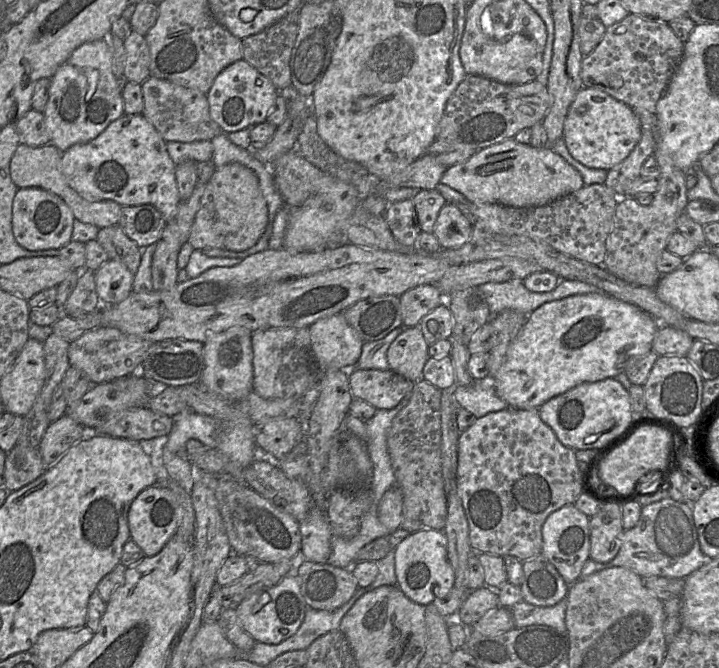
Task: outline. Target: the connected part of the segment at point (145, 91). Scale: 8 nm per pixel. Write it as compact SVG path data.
M149 76L141 84L141 88L142 115L151 122L165 141L212 140L223 133L221 127L210 116L207 94L153 76Z

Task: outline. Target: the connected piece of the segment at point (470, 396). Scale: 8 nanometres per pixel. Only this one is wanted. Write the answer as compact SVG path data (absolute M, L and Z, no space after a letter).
M494 378L474 379L471 385L458 385L454 396L459 406L471 412L477 419L491 412L497 412L508 407L496 393Z

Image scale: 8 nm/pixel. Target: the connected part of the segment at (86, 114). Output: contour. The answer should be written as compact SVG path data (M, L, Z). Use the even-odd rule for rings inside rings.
M108 38L77 47L50 78L49 97L43 111L50 144L61 152L96 138L112 121L124 114L122 81L112 72Z

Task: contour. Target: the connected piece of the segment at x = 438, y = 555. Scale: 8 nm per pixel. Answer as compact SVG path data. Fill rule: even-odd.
M420 530L411 533L395 548L397 586L412 601L427 606L437 598L444 598L454 588L455 572L448 559L448 540L441 530Z

